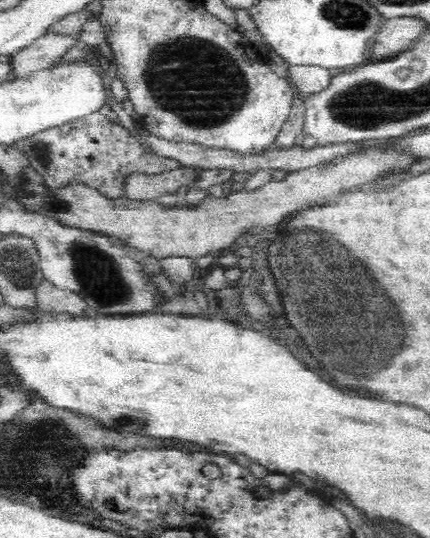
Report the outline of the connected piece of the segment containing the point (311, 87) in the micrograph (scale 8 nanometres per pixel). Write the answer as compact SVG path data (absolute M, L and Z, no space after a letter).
M291 66L287 71L288 79L305 97L328 89L335 78L329 68L321 66Z

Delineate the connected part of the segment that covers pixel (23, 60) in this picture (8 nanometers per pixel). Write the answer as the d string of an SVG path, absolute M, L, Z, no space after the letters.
M46 33L12 57L11 65L16 77L26 77L37 70L46 70L61 64L62 56L70 52L70 48L74 48L78 40L80 33Z

